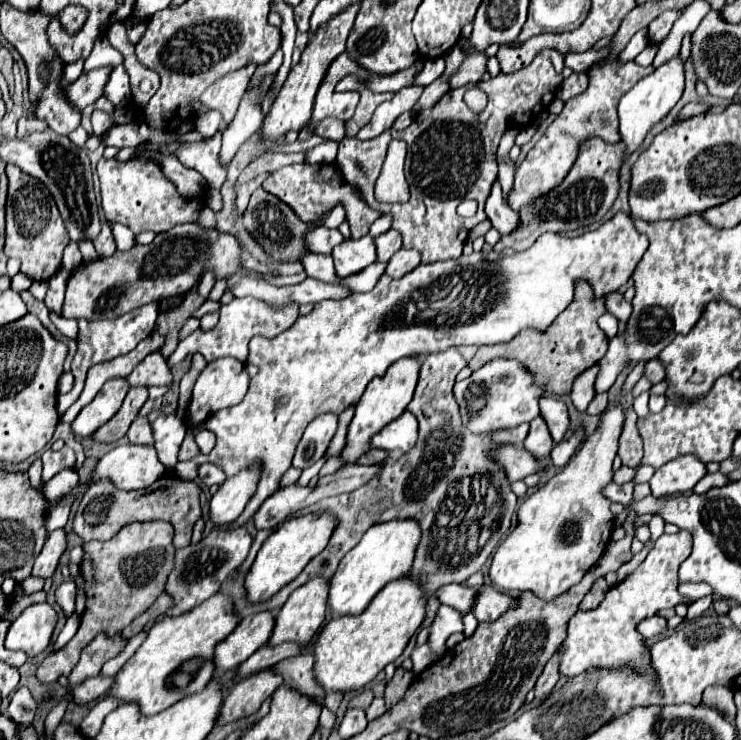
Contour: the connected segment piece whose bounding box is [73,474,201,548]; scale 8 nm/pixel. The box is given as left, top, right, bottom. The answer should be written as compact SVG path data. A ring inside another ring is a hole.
M161 476L157 482L143 490L121 492L115 490L109 482L95 482L91 490L83 496L79 510L73 520L73 530L85 542L91 540L109 540L113 534L119 532L121 526L127 522L145 522L145 520L167 520L175 528L175 546L185 548L191 540L193 524L201 518L201 504L199 504L201 488L197 482L179 480L175 476Z

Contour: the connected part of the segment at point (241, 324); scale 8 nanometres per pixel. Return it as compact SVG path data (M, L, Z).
M247 296L247 298L233 298L229 304L221 306L219 324L215 328L211 328L209 332L203 332L199 328L191 336L187 336L185 340L179 342L177 350L167 358L167 366L169 368L175 366L187 354L195 354L195 352L201 352L207 362L215 362L215 360L225 358L225 356L233 356L233 358L237 358L237 360L243 362L247 358L247 342L249 342L249 338L253 338L255 334L265 334L265 336L277 336L277 334L281 334L299 316L297 308L299 306L285 306L283 310L271 310L265 302L261 302L257 298L251 298L251 296Z

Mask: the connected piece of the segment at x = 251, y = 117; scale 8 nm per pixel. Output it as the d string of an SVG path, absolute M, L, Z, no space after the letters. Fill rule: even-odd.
M277 50L277 54L267 64L257 66L257 70L255 70L255 74L253 74L253 78L249 82L249 88L247 88L247 92L241 98L241 104L239 104L239 110L237 110L233 122L223 132L223 146L221 146L221 152L219 152L219 160L221 160L223 166L229 166L231 158L237 154L237 150L261 126L263 112L261 112L261 102L257 100L259 94L261 94L259 92L261 90L261 82L263 82L263 78L275 74L279 70L281 62L283 62L283 52Z

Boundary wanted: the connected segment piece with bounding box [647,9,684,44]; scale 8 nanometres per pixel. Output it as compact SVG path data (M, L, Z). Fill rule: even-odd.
M667 10L667 12L659 14L647 28L649 30L649 42L651 44L661 44L667 38L667 34L671 32L675 20L681 16L683 10Z

